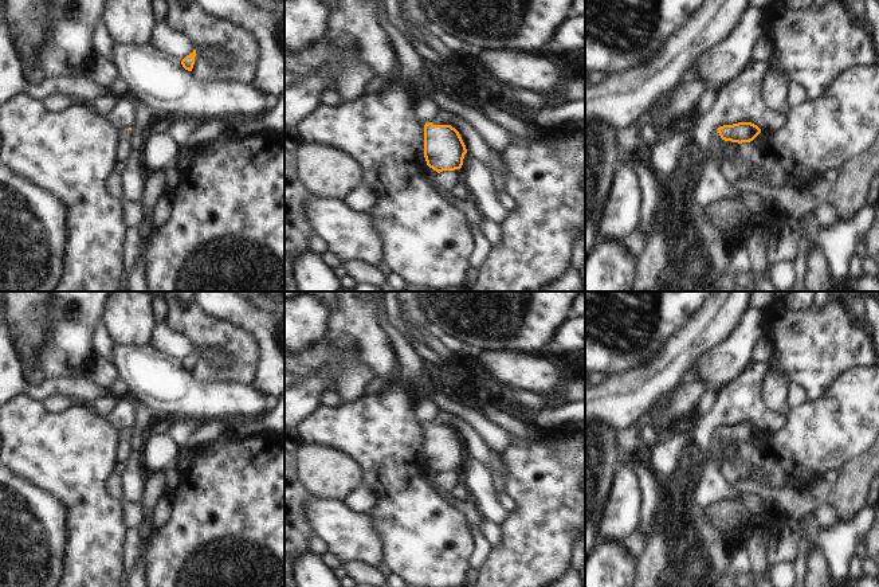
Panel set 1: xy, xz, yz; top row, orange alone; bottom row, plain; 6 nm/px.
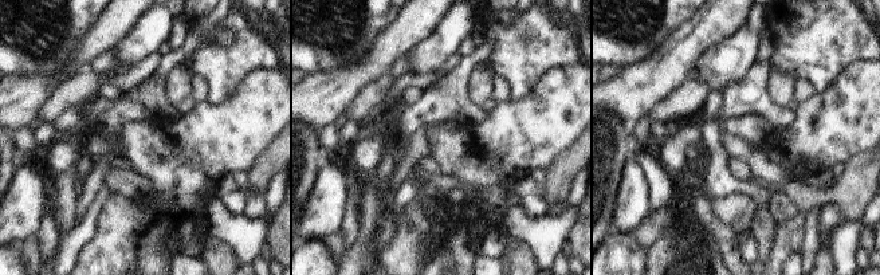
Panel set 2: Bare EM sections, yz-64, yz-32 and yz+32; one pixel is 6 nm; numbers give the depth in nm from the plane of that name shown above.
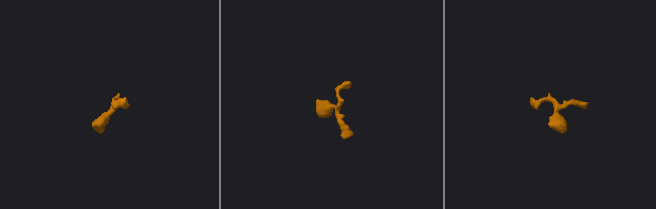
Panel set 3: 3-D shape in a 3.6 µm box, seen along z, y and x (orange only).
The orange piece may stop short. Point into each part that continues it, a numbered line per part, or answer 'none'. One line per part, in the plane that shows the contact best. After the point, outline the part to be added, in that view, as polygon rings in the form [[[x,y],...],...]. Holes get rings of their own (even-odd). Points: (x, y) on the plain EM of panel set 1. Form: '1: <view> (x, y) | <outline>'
1: yz (717, 452) | [[[715,430],[714,435],[713,435],[713,446],[711,446],[711,454],[710,455],[723,461],[723,451],[721,447],[721,442],[722,442],[722,439],[721,439],[718,431]]]

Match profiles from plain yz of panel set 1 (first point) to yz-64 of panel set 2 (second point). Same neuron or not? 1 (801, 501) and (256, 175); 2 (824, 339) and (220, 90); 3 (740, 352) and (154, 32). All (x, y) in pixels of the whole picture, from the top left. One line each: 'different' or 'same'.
1: same
2: same
3: same

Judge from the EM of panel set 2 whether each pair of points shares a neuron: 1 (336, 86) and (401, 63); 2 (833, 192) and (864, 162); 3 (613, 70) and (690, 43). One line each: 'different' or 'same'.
1: different
2: same
3: different

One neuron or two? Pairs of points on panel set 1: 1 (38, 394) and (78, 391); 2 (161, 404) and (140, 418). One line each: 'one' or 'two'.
1: one
2: two

